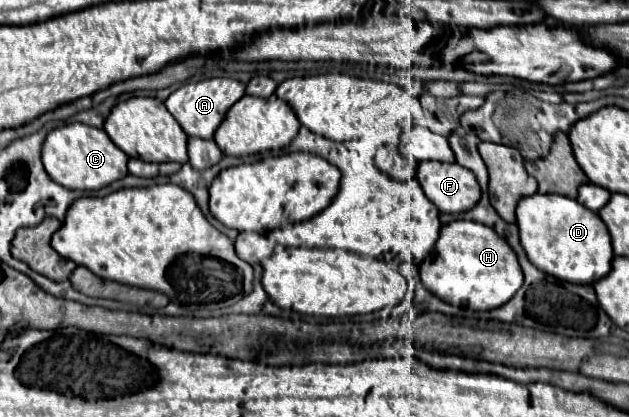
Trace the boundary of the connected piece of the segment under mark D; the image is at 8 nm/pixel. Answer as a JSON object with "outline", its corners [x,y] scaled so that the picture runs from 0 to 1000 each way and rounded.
{"outline":[[[841,468],[822,492],[828,588],[847,635],[905,679],[946,679],[968,655],[975,602],[971,568],[955,520],[914,477],[895,468]]]}

